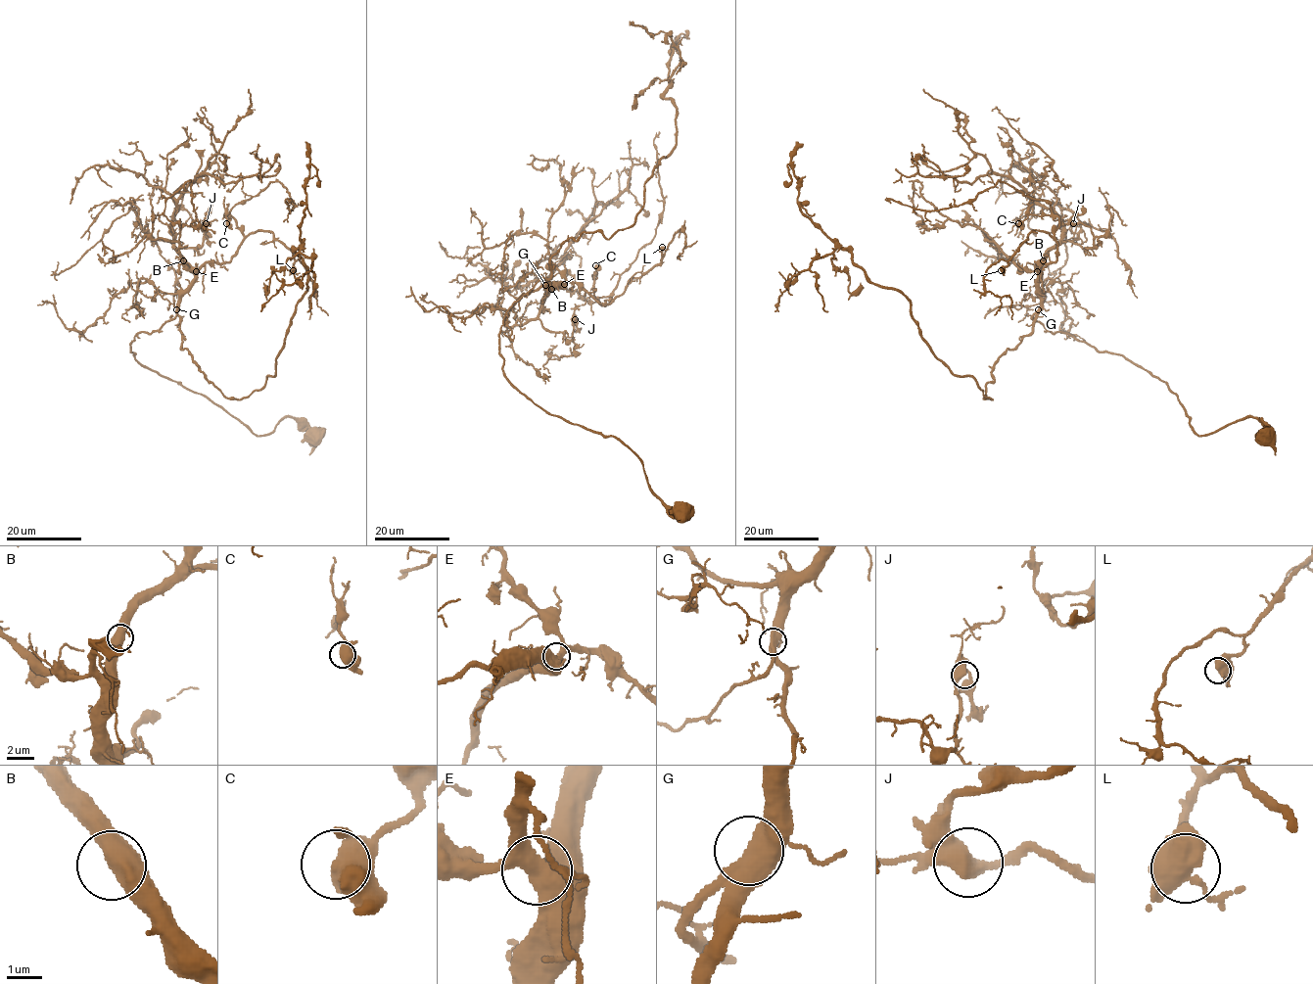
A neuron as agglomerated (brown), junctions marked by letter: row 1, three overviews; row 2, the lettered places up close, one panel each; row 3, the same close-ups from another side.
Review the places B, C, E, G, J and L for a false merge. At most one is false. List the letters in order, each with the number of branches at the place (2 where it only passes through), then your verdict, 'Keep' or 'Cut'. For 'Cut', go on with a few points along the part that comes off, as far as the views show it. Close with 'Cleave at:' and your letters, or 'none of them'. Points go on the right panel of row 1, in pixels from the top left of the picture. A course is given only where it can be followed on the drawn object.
B: Branches: 2. Keep
C: Branches: 2. Keep
E: Branches: 2. Keep
G: Branches: 2. Keep
J: Branches: 2. Keep
L: Branches: 2. Keep
Cleave at: none of them

